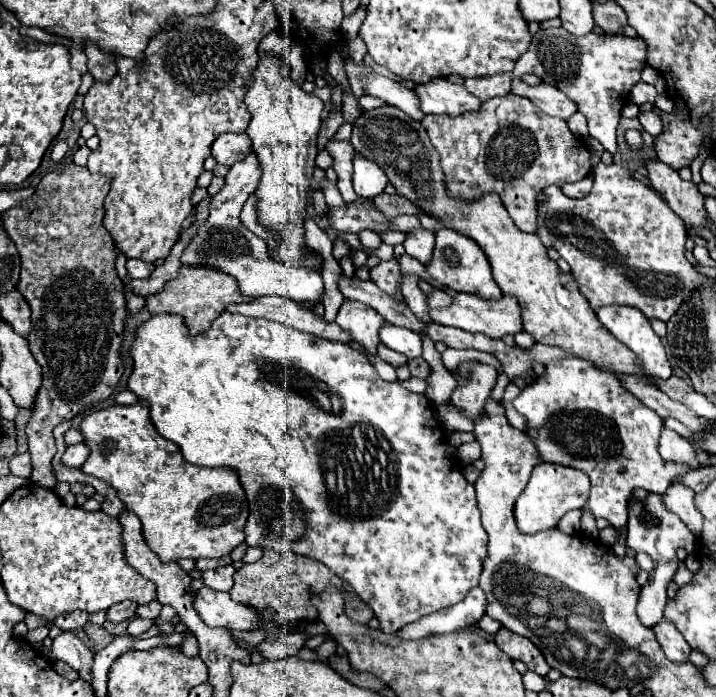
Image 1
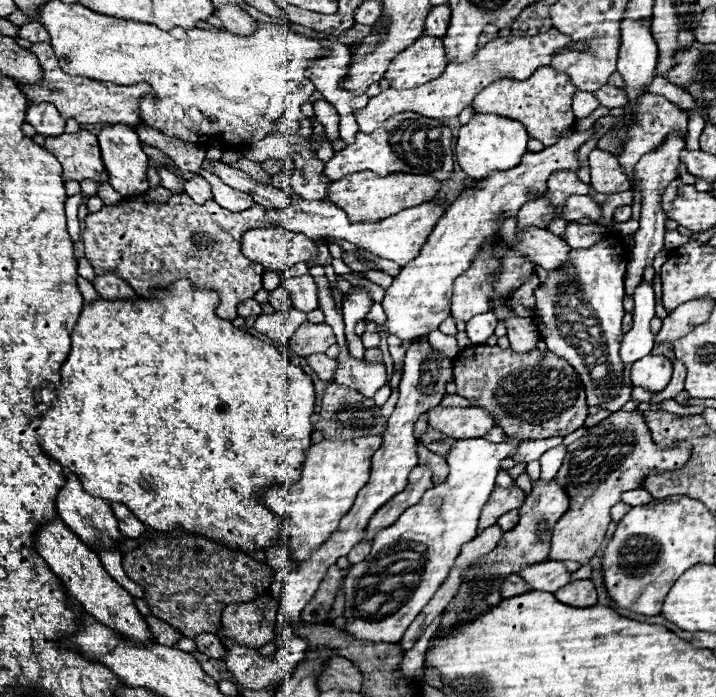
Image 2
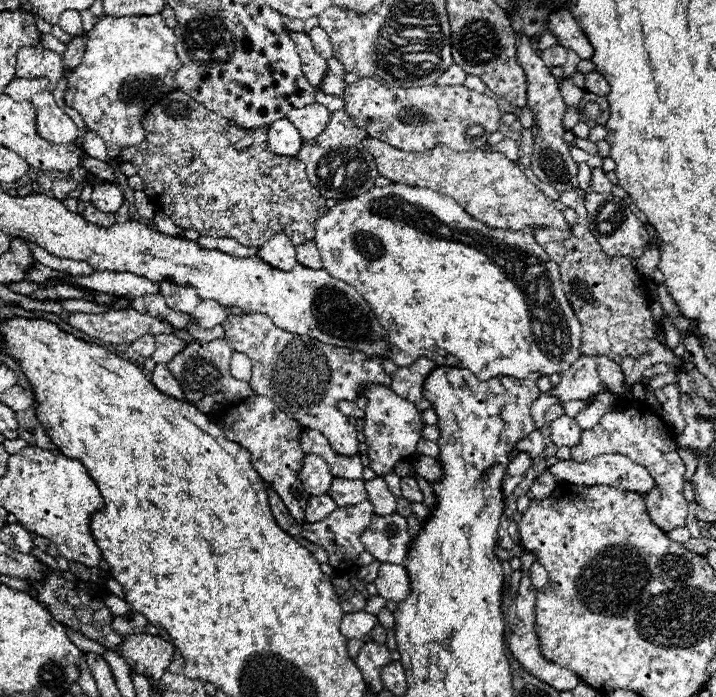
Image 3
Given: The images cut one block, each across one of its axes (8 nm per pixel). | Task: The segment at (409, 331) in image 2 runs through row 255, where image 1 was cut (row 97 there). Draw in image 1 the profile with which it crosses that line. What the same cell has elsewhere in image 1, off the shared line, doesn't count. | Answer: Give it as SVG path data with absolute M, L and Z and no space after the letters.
M434 78L428 84L416 86L420 108L424 114L460 116L464 112L480 110L480 98L470 94L464 86L452 84L446 78Z

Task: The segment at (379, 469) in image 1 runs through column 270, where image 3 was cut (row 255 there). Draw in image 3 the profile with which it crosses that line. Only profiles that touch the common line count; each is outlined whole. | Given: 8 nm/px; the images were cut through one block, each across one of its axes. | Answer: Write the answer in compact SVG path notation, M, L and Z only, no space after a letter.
M390 184L384 188L374 186L370 192L344 200L330 208L326 216L322 216L316 222L316 234L314 242L320 250L324 270L334 276L336 280L342 280L358 290L358 294L364 296L364 300L374 308L378 322L388 330L388 344L398 350L398 354L392 354L392 362L396 366L407 366L418 358L434 360L438 366L458 366L468 368L472 374L478 376L478 380L490 380L494 376L514 376L514 378L526 378L530 372L540 372L540 376L552 376L562 374L574 360L580 356L580 336L582 326L562 290L562 276L558 270L558 264L550 260L546 250L534 240L532 232L512 232L512 230L494 230L478 220L474 220L456 200L450 200L450 196L444 196L440 192L434 192L430 188L418 188L418 186L406 186L406 184Z

